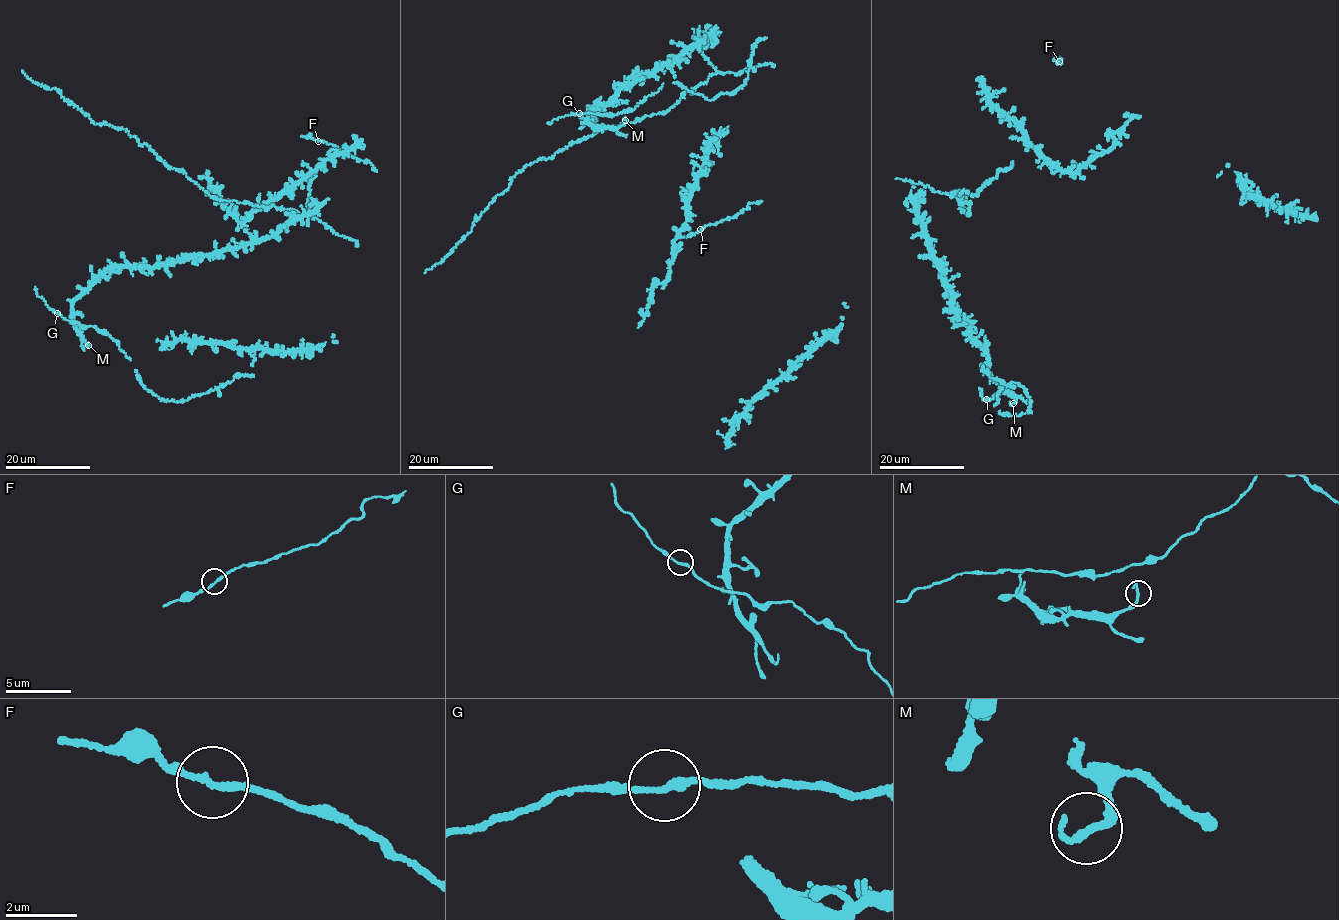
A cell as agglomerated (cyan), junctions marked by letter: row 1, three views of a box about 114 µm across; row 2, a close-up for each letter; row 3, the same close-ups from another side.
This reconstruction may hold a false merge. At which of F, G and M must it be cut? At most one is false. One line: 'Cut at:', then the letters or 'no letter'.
Cut at: no letter

